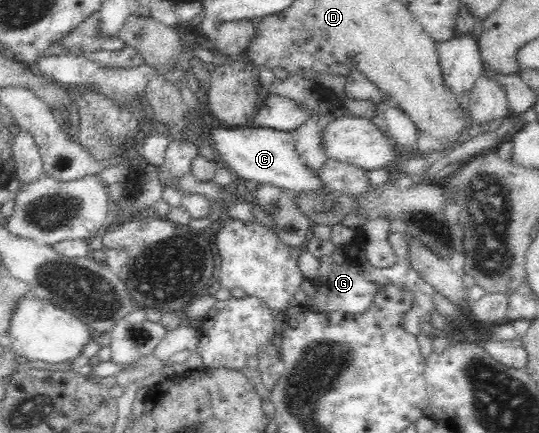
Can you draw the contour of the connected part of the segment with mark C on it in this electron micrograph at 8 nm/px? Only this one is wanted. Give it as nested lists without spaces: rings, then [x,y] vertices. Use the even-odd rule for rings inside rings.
[[[251,125],[240,127],[218,127],[213,128],[210,136],[212,145],[217,150],[218,162],[221,166],[226,164],[227,168],[235,171],[240,175],[242,181],[255,180],[259,184],[273,184],[288,192],[316,192],[316,190],[327,190],[322,185],[320,177],[317,173],[312,173],[310,169],[306,169],[306,165],[302,163],[298,151],[296,151],[296,143],[292,139],[292,132],[274,130],[270,128],[254,127]]]

